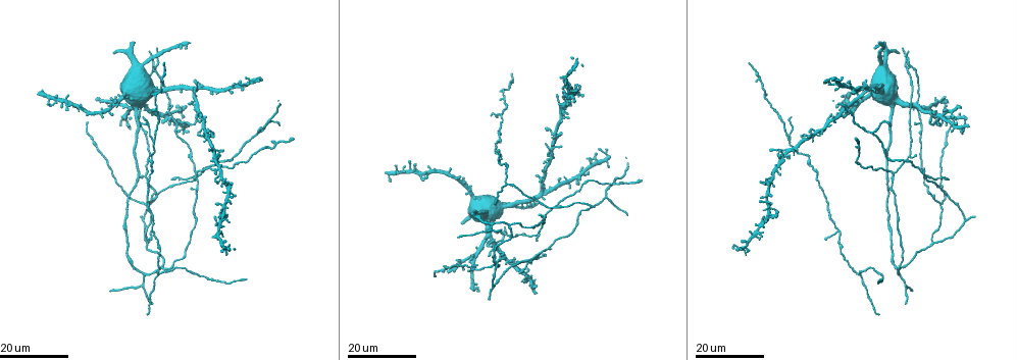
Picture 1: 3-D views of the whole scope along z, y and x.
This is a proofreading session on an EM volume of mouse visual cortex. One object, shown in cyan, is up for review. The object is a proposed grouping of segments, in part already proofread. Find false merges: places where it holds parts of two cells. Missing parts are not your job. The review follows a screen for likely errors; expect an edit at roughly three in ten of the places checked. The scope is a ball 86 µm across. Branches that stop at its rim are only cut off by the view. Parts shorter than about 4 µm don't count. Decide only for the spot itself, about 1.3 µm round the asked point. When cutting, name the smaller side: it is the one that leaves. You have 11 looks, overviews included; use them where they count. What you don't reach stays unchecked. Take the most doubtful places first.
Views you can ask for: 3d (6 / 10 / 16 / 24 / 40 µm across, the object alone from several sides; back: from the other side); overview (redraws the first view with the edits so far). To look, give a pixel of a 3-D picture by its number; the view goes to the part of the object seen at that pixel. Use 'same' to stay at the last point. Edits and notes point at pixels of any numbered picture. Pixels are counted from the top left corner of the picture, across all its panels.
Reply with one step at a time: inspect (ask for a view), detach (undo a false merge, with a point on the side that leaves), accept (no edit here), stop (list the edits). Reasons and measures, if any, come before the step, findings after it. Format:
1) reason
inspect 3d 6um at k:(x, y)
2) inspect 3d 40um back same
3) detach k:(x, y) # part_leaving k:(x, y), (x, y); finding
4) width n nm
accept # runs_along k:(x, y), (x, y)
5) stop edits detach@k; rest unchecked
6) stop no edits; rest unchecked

a fork
inspect 3d 24um at 1:(788, 139)

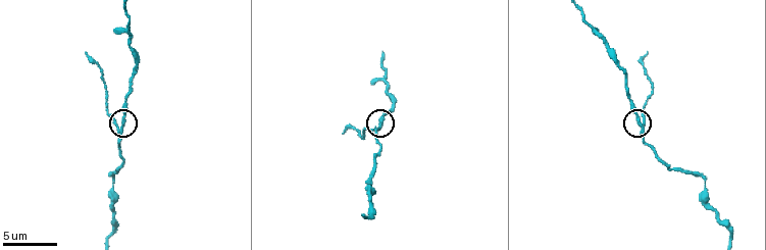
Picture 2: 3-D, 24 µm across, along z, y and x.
inspect 3d 6um at 2:(122, 125)

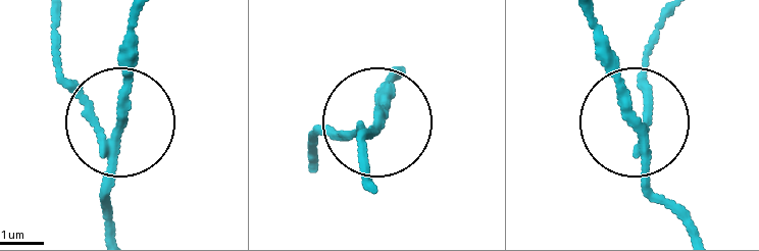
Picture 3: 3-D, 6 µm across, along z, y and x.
inspect 3d 6um back at 3:(115, 126)

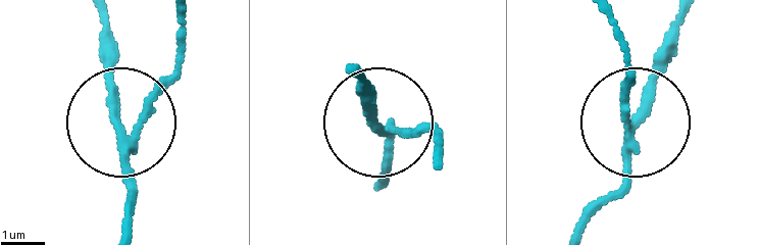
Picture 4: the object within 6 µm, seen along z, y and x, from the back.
detach 4:(166, 83) # part_leaving 4:(136, 131), (176, 68), (181, 13); a second cell is stuck on

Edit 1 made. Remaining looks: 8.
branch point
inspect 3d 24um at 1:(147, 242)

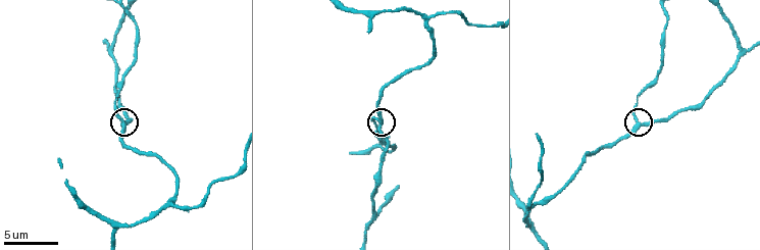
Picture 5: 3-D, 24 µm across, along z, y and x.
inspect 3d 6um at 5:(642, 123)

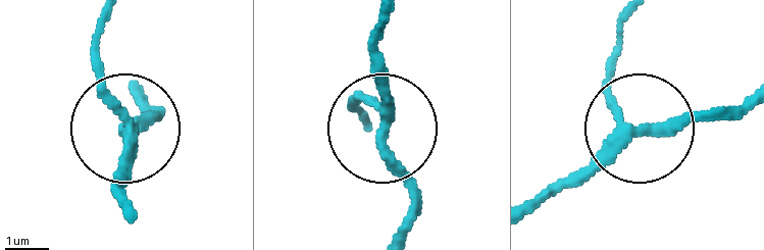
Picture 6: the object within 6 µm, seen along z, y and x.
inspect 3d 6um back at 6:(634, 134)

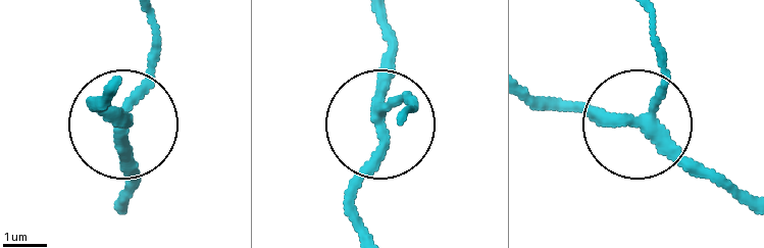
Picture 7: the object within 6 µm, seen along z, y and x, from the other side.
width 240 nm
accept # one cell here

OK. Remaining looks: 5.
three arms meet
inspect 3d 16um at 1:(149, 230)

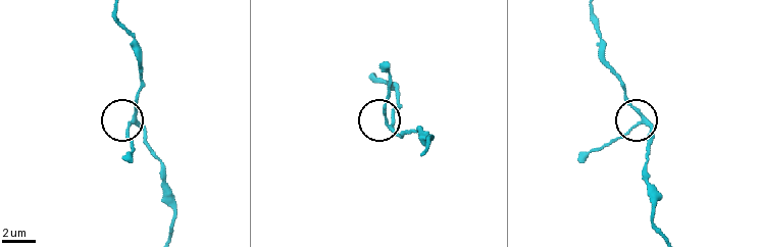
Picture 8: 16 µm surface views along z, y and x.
inspect 3d 10um at 8:(134, 118)

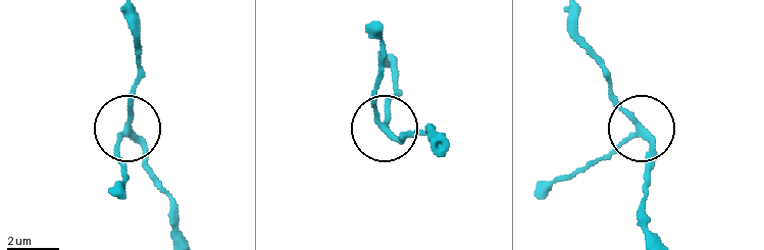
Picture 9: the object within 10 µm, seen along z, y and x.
inspect 3d 6um at 9:(636, 127)

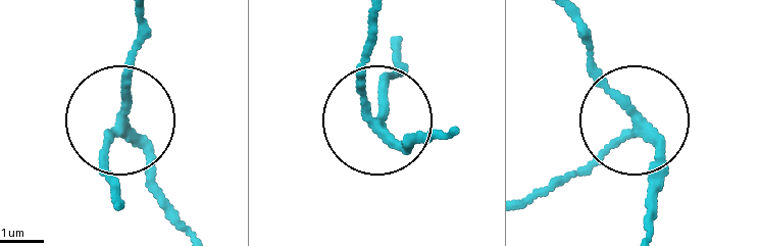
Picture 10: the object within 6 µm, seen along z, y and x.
width 200 nm
accept # runs_along 10:(184, 226), (147, 149), (114, 124), (103, 138), (111, 189); all the same cell

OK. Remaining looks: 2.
arms part here
inspect 3d 16um at 1:(152, 66)

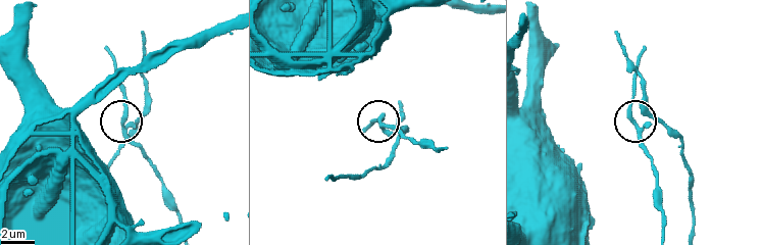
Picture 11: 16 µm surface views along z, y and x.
inspect 3d 10um at 11:(638, 127)

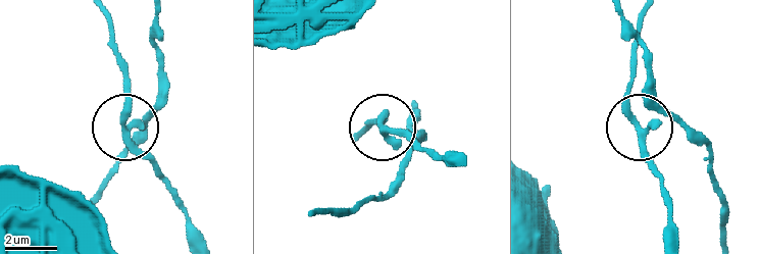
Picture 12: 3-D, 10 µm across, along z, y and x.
side_arm 6 um
accept # runs_along 12:(724, 239), (707, 147), (669, 120), (639, 125), (630, 63); all the same cell

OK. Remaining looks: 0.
stop edits detach@4; rest unchecked

